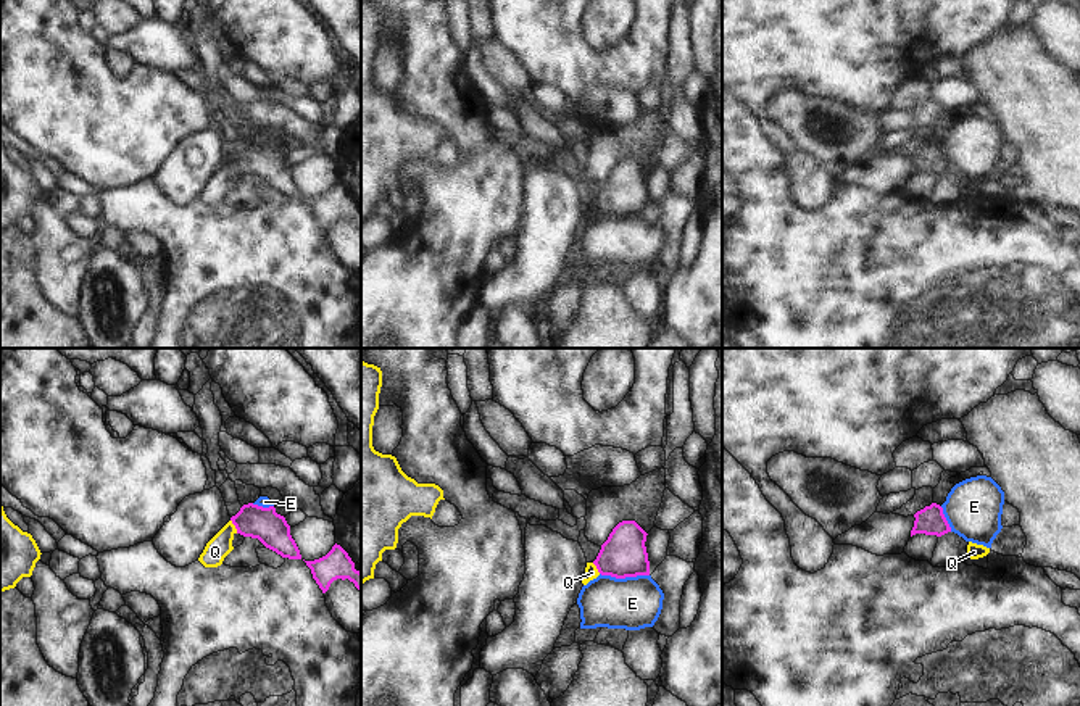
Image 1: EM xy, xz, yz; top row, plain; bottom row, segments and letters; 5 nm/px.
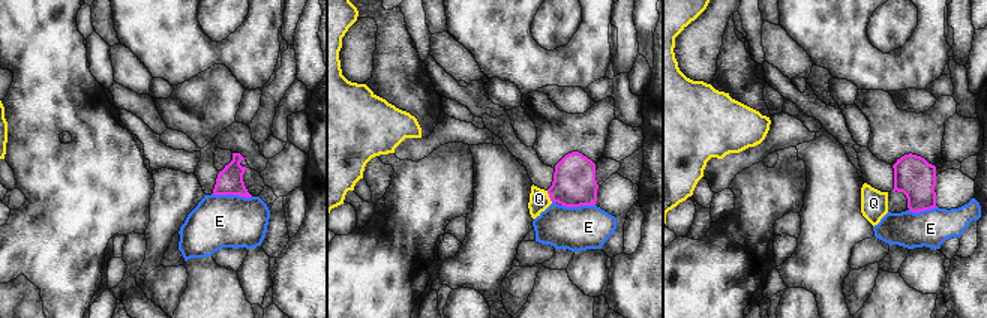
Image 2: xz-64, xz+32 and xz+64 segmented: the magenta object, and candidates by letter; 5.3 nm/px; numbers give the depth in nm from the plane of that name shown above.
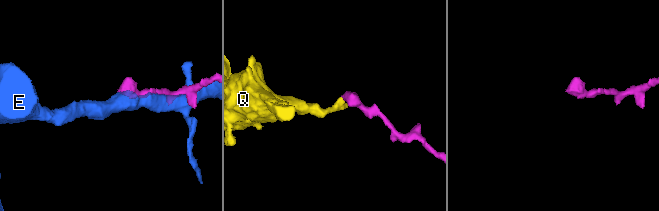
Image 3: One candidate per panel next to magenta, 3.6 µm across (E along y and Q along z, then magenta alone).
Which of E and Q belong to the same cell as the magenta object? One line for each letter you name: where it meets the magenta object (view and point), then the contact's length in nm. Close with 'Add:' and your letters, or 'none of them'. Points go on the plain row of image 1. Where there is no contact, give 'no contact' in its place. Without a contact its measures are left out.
Q: xy (234, 163) | 80 nm
Add: Q

